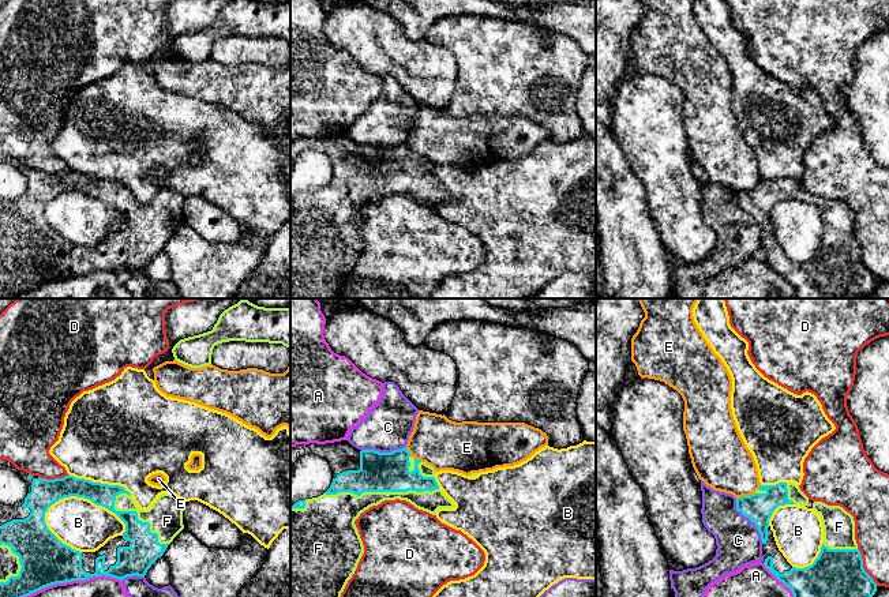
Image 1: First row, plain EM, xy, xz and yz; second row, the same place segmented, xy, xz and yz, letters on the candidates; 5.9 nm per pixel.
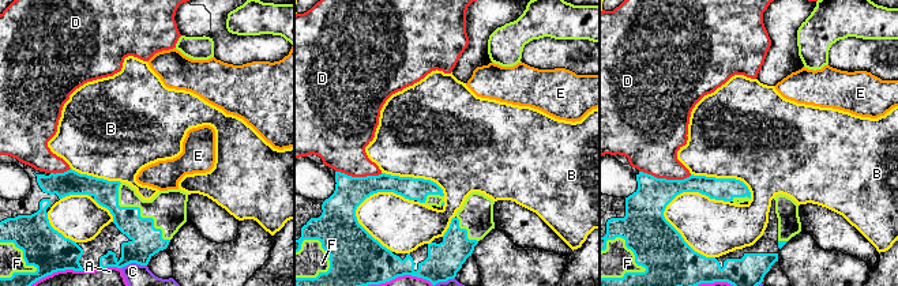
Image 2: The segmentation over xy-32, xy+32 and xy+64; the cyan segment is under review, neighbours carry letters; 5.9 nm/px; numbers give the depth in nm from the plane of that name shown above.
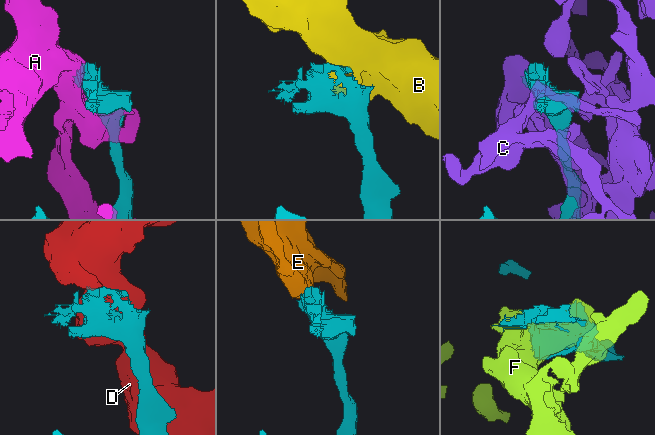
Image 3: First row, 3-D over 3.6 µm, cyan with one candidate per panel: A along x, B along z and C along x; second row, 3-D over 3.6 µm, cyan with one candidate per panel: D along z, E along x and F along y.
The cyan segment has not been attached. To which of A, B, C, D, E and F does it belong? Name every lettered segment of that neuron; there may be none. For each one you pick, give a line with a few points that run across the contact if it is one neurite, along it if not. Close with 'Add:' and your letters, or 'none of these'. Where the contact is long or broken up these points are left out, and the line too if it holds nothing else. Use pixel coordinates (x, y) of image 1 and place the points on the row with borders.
Add: F

